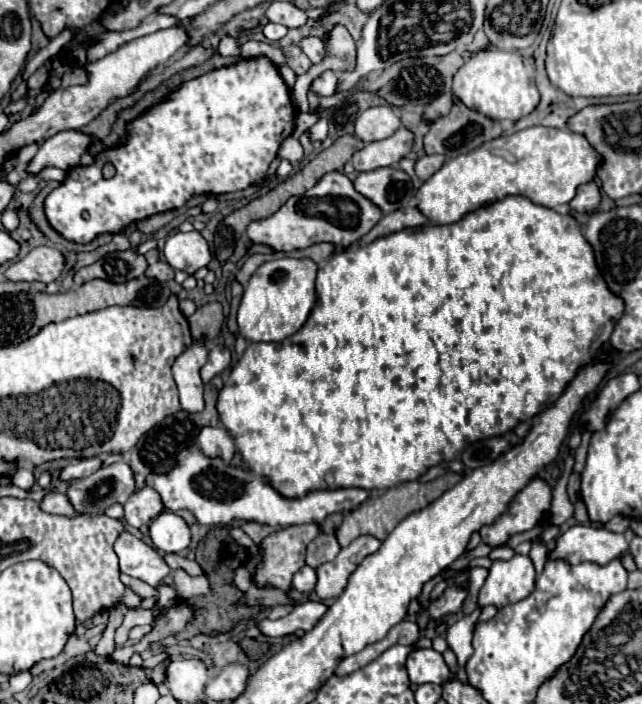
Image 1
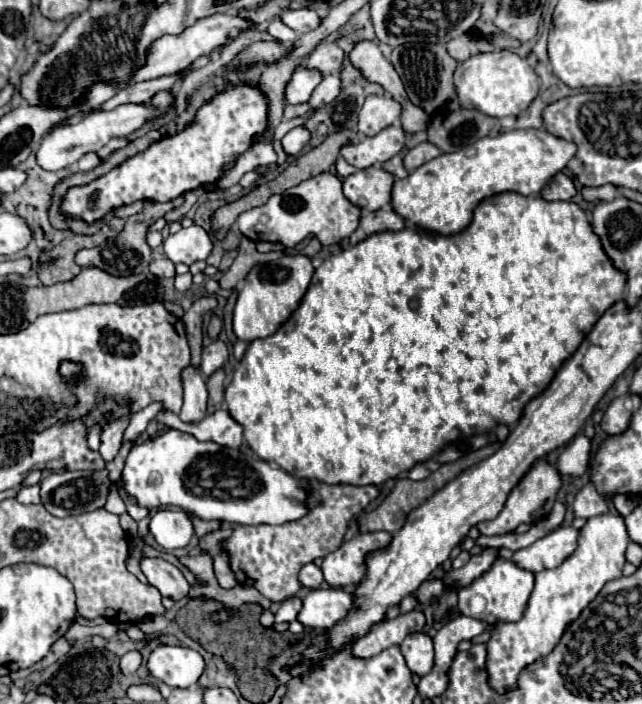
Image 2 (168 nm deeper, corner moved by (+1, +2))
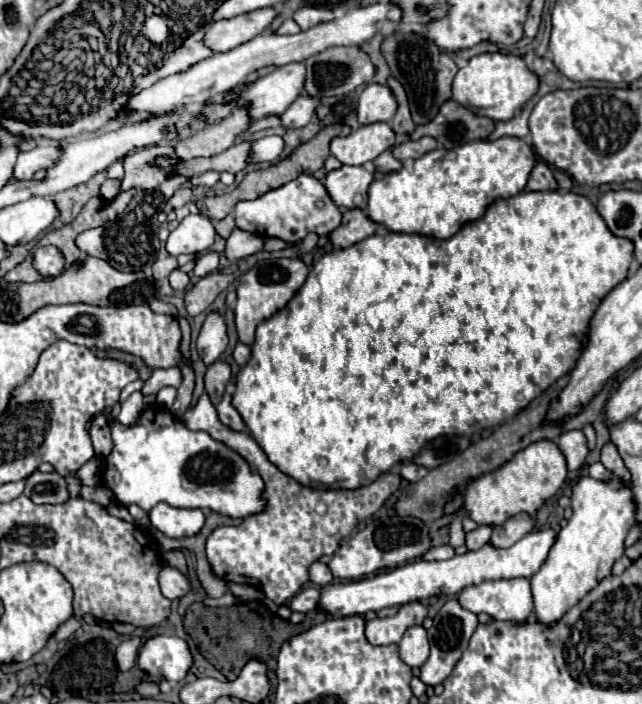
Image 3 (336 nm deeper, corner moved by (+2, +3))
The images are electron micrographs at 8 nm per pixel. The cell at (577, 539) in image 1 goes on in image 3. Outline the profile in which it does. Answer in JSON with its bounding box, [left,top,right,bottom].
[319,530,555,616]

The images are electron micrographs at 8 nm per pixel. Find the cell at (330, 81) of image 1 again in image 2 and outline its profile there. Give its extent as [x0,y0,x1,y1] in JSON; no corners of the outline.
[286,69,322,103]

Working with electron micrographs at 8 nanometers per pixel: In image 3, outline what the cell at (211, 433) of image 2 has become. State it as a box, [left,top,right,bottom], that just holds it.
[217,394,247,430]

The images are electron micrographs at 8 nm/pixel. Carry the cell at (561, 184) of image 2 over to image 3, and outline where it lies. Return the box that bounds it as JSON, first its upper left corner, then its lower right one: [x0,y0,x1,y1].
[525,162,557,192]

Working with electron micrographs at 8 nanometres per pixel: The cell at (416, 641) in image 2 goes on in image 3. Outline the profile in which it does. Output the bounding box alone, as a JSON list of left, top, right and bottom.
[399,626,430,666]

